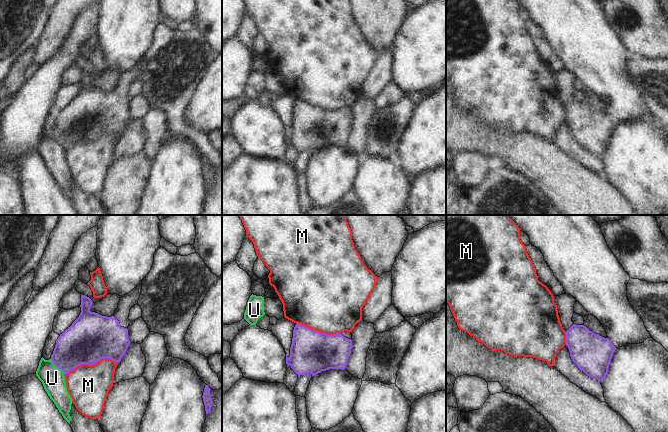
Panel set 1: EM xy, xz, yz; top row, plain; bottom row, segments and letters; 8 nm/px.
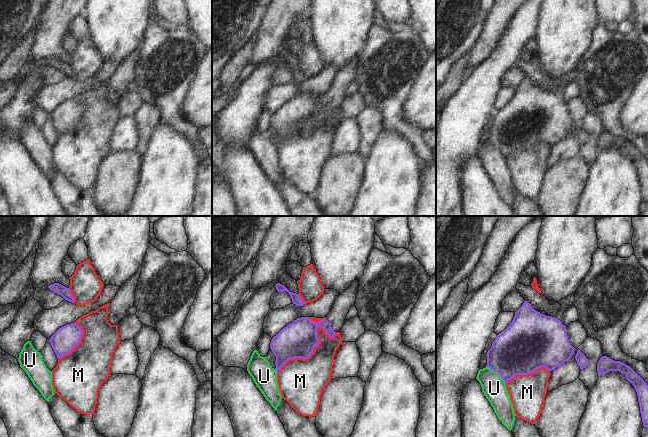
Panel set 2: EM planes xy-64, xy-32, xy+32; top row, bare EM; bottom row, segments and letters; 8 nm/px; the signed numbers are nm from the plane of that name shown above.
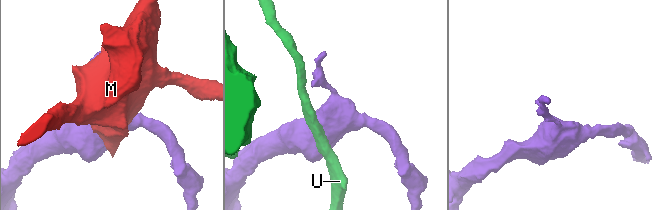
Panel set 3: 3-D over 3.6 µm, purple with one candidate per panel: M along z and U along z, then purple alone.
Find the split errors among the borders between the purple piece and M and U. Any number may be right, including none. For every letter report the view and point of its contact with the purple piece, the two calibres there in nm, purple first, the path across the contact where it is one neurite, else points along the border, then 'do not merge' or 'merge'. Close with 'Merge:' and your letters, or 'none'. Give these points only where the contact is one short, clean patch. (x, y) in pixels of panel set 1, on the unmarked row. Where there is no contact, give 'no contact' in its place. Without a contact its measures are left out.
M: xy (91, 140) | 380/340 nm | do not merge
U: xy (57, 142) | 320/190 nm | do not merge
Merge: none

